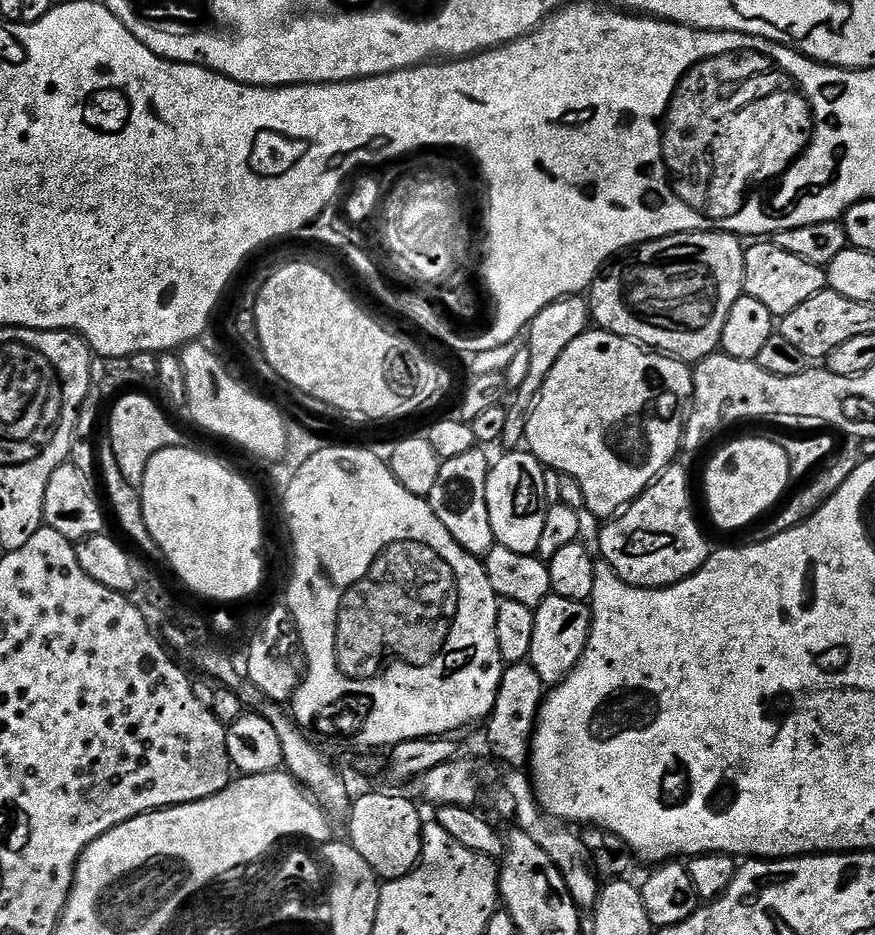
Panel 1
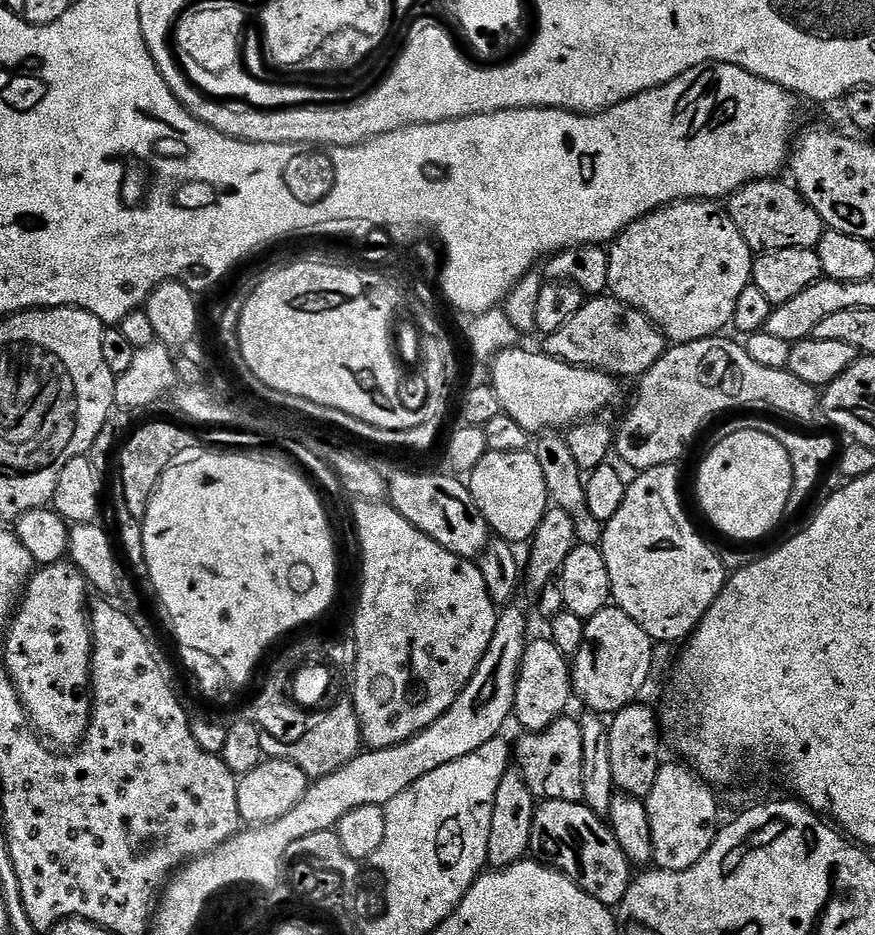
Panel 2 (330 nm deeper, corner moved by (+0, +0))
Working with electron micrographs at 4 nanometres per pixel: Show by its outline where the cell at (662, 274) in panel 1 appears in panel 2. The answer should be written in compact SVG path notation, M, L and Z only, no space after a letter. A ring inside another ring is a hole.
M682 200L678 204L667 204L664 208L659 208L656 212L651 212L649 216L642 217L631 224L625 232L620 233L615 240L611 241L608 261L610 262L610 278L608 279L608 292L624 304L629 304L634 310L638 310L647 320L652 321L664 334L665 341L672 344L685 344L695 340L705 340L708 336L715 336L723 333L734 318L734 306L738 306L738 298L742 295L742 290L752 283L752 261L754 253L742 238L738 226L728 217L727 211L723 207L707 200Z

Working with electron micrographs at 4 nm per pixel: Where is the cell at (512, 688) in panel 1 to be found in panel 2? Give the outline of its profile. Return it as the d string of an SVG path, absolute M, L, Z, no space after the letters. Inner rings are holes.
M560 717L546 732L525 733L514 746L518 770L537 799L576 803L581 803L584 799L581 726L575 717L570 717Z

